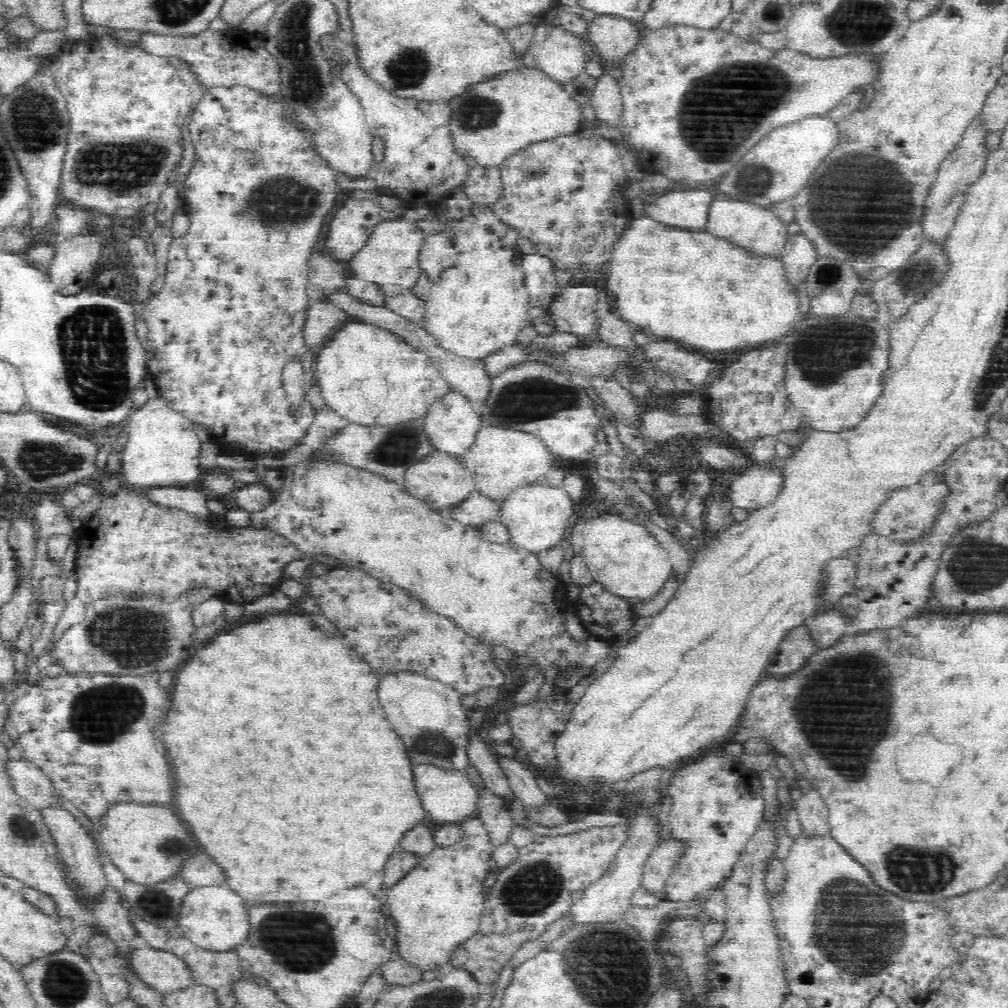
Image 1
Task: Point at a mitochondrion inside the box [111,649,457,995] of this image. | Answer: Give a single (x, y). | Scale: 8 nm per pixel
(298, 941)

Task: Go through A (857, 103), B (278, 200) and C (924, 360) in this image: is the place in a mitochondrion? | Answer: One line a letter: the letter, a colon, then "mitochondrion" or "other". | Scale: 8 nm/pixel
A: other
B: mitochondrion
C: other

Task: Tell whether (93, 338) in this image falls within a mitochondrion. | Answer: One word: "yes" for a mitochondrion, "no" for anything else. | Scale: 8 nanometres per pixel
yes

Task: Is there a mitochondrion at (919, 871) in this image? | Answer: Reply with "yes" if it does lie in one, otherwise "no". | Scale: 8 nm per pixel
yes

